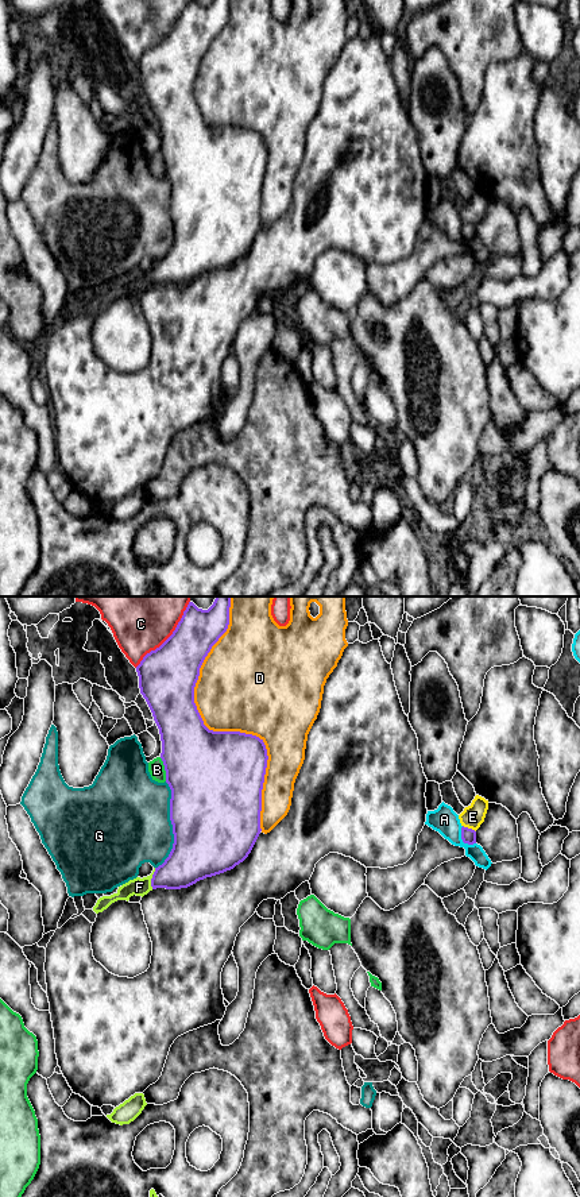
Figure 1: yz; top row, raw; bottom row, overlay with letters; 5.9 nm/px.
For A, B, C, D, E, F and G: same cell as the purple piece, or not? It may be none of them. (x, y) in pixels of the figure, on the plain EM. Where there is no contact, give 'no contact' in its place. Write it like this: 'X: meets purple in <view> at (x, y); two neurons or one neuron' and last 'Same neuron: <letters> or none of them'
A: meets purple in yz at (461, 234); two neurons
B: meets purple in yz at (165, 165); two neurons
C: meets purple in yz at (167, 34); two neurons
D: meets purple in yz at (219, 127); two neurons
E: meets purple in yz at (470, 224); two neurons
F: meets purple in yz at (151, 274); one neuron
G: meets purple in yz at (173, 221); two neurons
Same neuron: F

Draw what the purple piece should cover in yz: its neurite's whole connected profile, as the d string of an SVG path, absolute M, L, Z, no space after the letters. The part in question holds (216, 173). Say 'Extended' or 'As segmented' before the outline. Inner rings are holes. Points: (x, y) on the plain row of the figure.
Extended. M187 0L173 30L136 62L140 89L161 130L161 154L171 185L174 239L169 252L150 271L129 275L116 289L100 293L93 302L96 309L117 296L128 297L134 290L143 293L156 283L187 283L231 266L248 252L262 227L262 185L268 155L263 135L240 127L209 126L194 99L200 63L228 24L229 3L231 0L212 0L202 5Z

